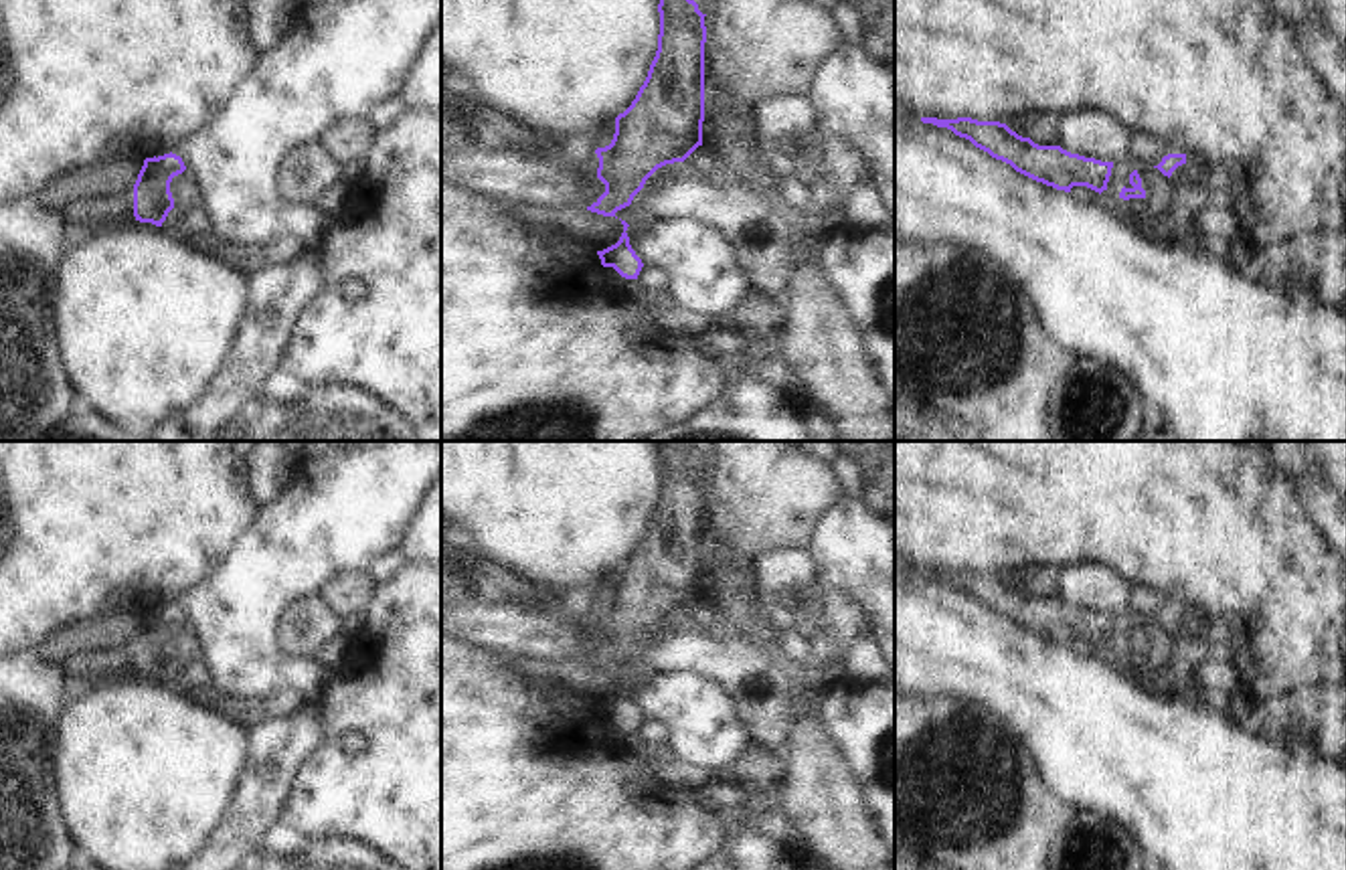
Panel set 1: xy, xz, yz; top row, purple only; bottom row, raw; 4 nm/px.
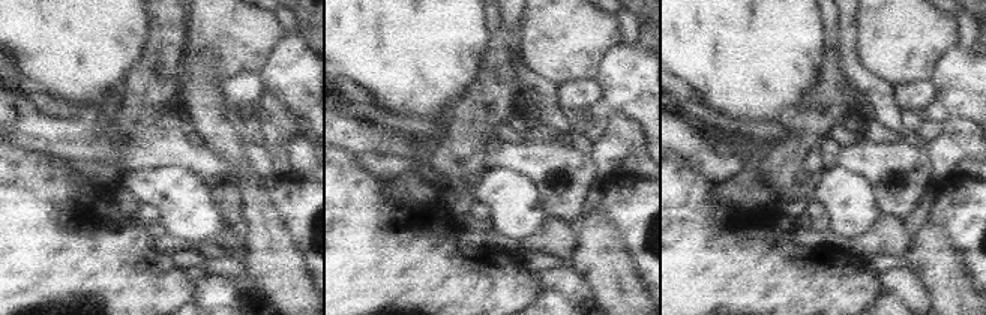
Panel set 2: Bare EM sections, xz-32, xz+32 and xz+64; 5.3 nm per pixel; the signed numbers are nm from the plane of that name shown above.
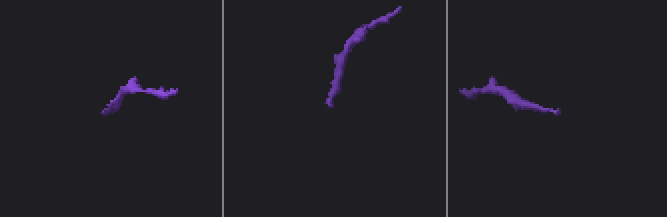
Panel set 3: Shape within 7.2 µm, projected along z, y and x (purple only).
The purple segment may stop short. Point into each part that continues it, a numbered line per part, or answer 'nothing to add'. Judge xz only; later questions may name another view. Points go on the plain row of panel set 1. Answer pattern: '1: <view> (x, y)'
nothing to add

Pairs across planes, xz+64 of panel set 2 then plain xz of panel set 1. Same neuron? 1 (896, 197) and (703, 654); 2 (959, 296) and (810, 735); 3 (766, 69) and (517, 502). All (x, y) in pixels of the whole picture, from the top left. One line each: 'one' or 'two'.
1: one
2: one
3: one

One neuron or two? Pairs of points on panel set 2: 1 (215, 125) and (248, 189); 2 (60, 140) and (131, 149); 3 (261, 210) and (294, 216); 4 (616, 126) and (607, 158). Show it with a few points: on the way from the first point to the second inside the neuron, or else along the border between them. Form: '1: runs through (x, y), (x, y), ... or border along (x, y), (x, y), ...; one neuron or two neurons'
1: runs through (228, 141), (236, 161), (246, 173); one neuron
2: runs through (78, 140), (99, 140), (113, 146); one neuron
3: border along (269, 182), (270, 203), (293, 243); two neurons
4: runs through (616, 134), (616, 143), (608, 150); one neuron

